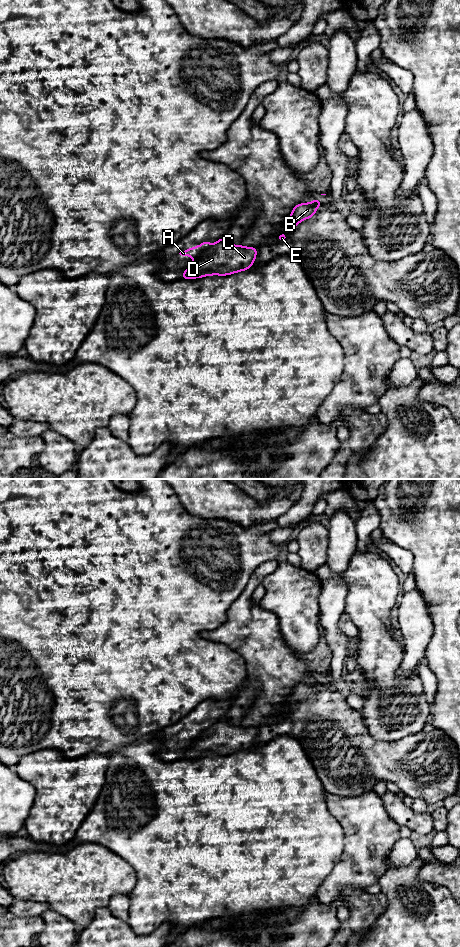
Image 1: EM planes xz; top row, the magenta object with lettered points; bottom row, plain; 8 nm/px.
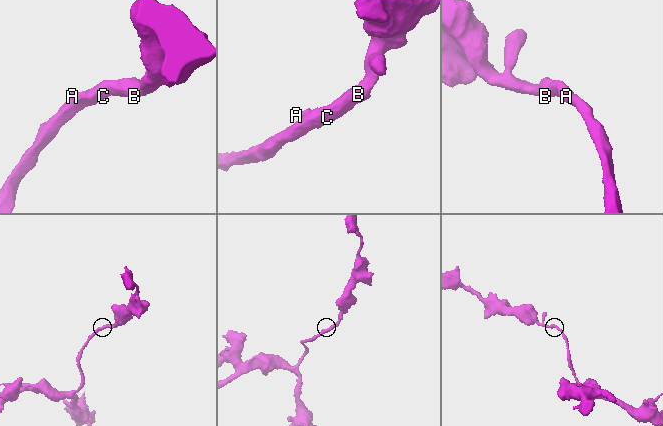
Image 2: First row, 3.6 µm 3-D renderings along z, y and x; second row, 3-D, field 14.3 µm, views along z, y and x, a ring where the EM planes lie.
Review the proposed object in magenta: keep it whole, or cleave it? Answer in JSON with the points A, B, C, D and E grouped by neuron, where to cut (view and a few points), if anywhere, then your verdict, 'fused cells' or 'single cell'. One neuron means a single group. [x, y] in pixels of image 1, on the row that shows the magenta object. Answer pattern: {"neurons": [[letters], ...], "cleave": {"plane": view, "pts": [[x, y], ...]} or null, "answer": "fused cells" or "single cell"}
{"neurons": [["A"], ["B", "C", "D", "E"]], "cleave": {"plane": "xz", "pts": [[211, 245], [196, 257]]}, "answer": "fused cells"}

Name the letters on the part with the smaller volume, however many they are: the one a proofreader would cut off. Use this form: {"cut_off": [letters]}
{"cut_off": ["A"]}

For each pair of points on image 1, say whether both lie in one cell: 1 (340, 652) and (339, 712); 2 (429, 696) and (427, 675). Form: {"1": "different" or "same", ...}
{"1": "different", "2": "same"}

